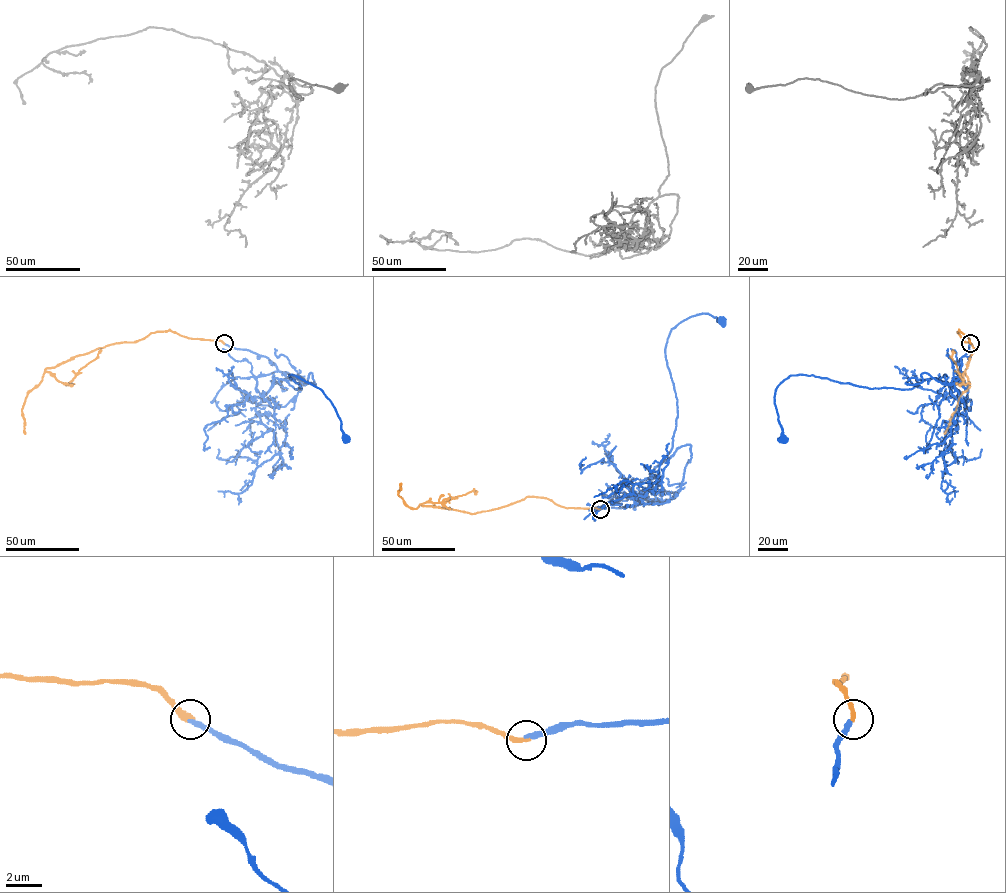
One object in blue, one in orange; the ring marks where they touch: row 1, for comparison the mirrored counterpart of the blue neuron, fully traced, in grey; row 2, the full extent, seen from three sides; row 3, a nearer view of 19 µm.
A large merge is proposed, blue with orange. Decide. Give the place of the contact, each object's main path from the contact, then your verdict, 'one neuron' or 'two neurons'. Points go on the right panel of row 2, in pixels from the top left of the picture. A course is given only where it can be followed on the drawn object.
at (970, 343); blue runs (970, 343), (963, 380), (952, 384), (869, 388), (791, 375), (775, 392), (783, 439); orange runs (970, 343), (966, 336), (957, 332), (975, 349), (965, 370), (969, 386), (959, 397), (944, 434); one neuron

